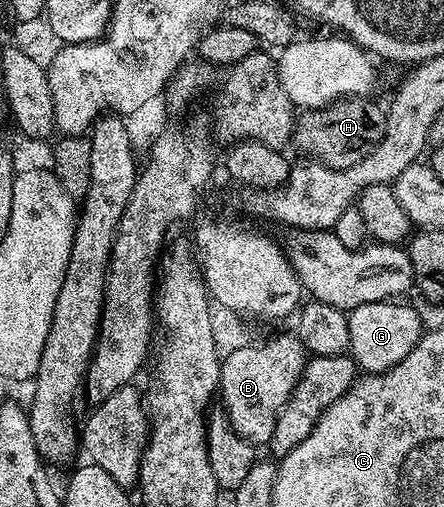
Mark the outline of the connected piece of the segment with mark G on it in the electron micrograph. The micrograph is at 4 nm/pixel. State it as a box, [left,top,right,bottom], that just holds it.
[347,301,422,375]

